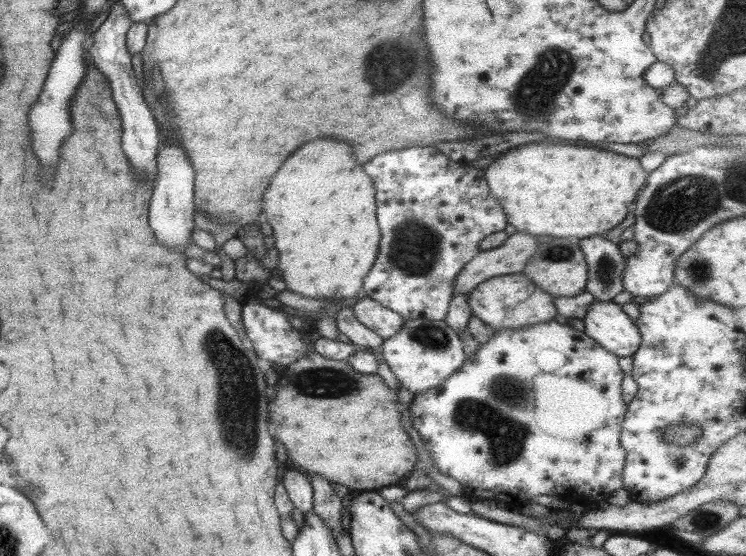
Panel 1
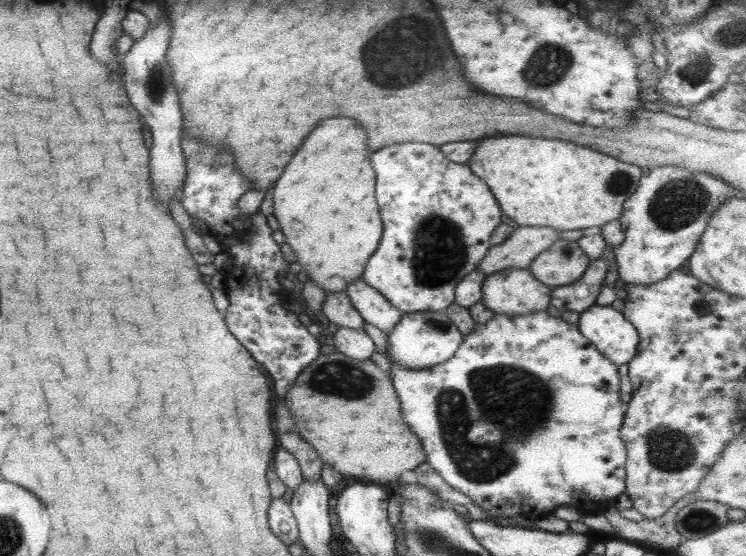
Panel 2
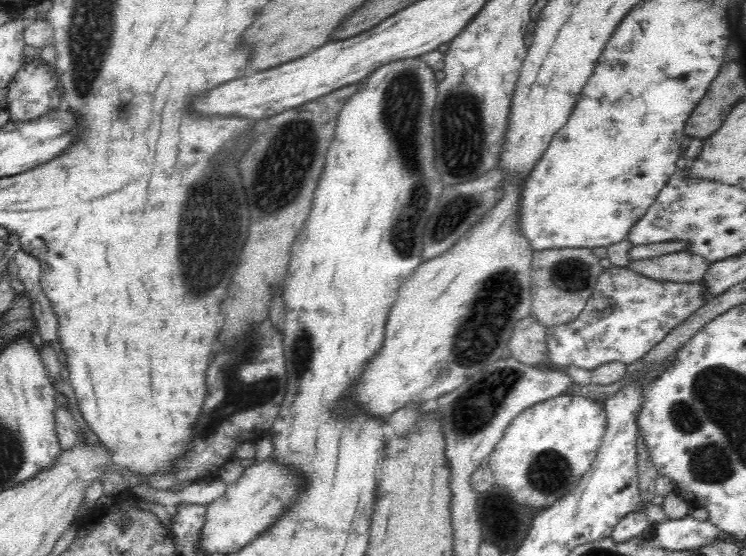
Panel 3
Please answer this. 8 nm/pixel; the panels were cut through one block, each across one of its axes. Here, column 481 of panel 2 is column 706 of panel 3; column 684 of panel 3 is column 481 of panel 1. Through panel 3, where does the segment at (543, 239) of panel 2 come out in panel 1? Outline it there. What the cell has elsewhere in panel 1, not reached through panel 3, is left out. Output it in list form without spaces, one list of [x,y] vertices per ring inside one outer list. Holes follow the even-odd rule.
[[[511,234],[495,249],[479,251],[463,266],[453,281],[453,296],[467,294],[481,282],[495,276],[518,274],[523,271],[527,260],[535,253],[540,239],[529,234]]]

